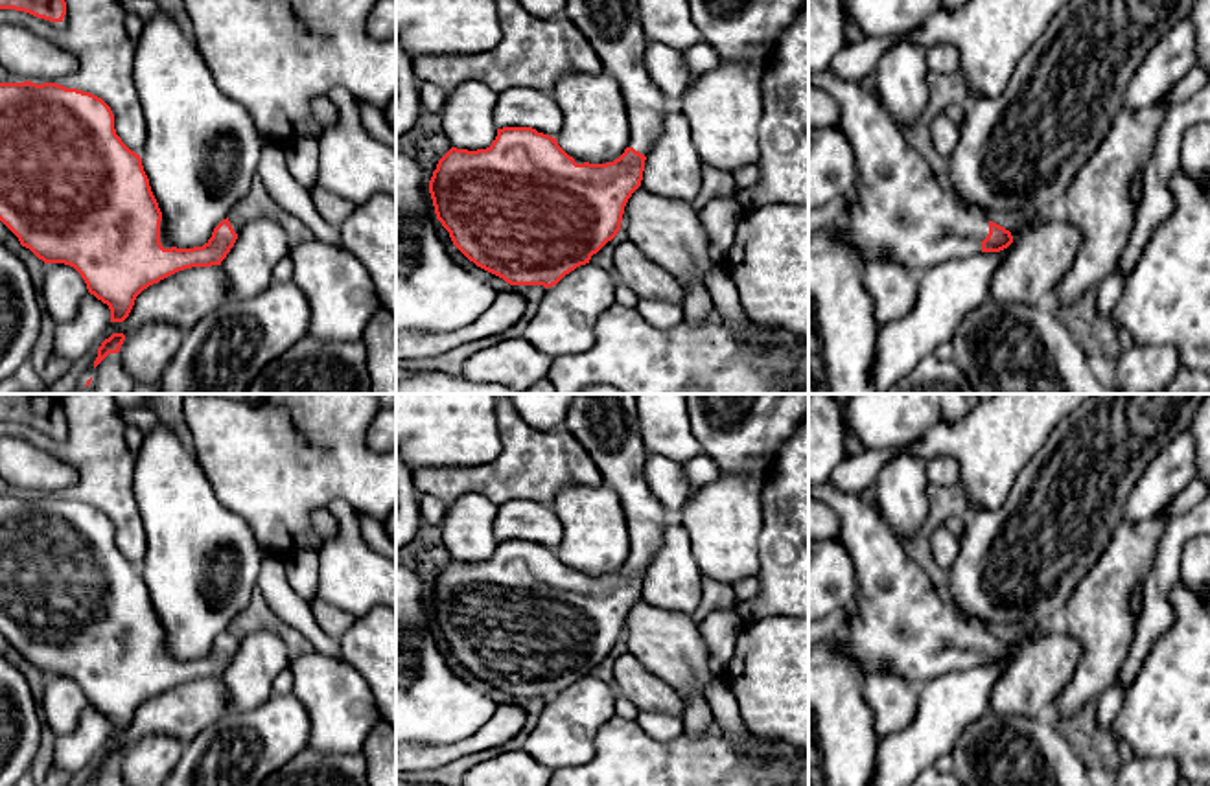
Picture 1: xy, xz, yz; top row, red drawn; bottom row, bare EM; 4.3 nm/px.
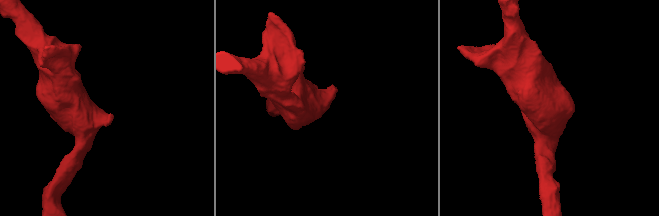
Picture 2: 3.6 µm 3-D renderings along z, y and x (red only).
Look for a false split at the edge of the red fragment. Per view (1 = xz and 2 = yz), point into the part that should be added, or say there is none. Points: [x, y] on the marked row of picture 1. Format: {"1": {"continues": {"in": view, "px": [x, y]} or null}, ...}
{"1": {"continues": {"in": "xz", "px": [614, 28]}}, "2": {"continues": {"in": "yz", "px": [899, 210]}}}

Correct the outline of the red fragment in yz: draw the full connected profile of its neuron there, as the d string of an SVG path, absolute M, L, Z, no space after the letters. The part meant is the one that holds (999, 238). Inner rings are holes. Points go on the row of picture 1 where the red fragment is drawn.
M831 70L809 75L809 81L838 103L840 127L858 160L847 219L832 226L842 241L855 249L862 267L873 258L888 256L921 276L926 269L947 260L1000 252L1013 243L1009 230L993 223L985 214L963 208L939 186L930 166L904 140L877 92L862 88L856 81L842 81Z

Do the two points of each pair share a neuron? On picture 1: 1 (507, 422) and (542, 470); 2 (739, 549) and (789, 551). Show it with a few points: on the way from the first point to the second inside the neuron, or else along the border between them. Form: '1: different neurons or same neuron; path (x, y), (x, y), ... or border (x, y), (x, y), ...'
1: same neuron; path (516, 433), (531, 459)
2: different neurons; border (763, 507), (759, 573), (756, 578)

